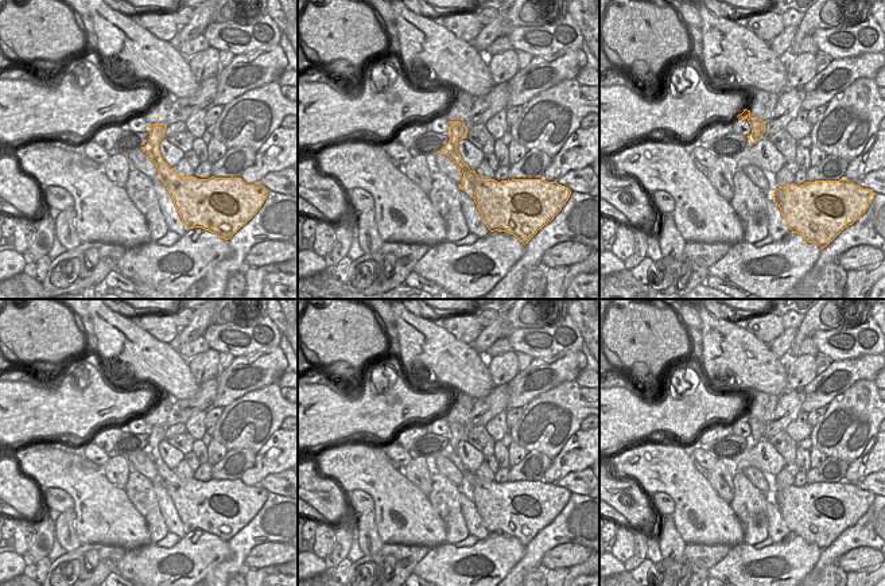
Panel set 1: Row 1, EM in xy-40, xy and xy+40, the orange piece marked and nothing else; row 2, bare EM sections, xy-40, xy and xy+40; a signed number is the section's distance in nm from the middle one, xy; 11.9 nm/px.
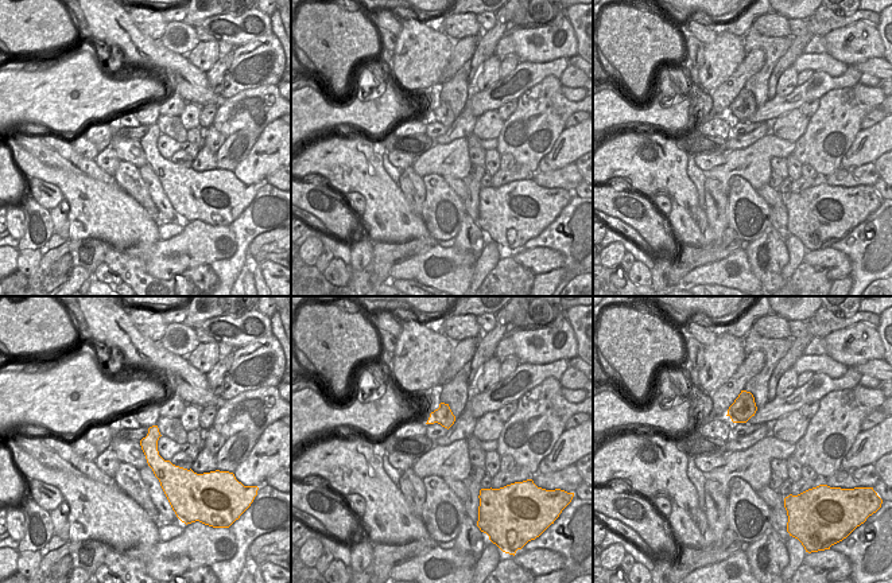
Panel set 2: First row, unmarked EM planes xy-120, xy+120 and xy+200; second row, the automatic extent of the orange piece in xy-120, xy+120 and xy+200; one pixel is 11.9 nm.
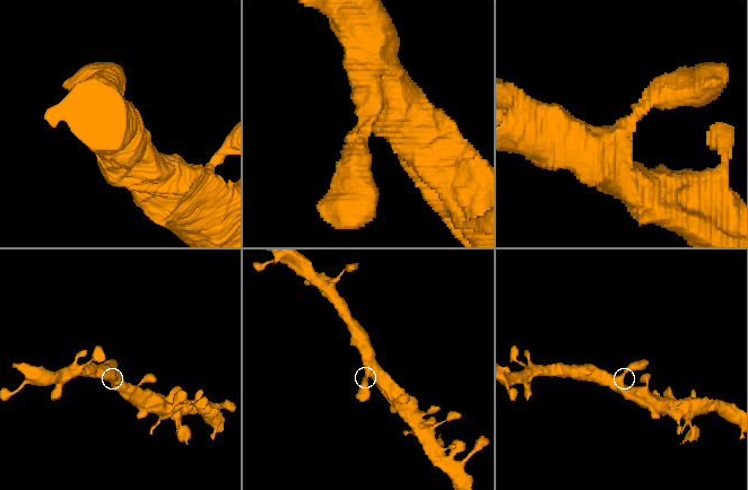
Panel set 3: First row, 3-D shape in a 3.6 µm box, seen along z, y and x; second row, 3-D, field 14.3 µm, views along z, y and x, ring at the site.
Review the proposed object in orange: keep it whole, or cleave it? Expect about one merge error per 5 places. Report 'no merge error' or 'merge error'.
no merge error

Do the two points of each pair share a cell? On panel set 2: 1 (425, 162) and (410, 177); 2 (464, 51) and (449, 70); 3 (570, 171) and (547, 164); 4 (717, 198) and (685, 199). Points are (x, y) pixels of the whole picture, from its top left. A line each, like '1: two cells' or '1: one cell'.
1: two cells
2: one cell
3: two cells
4: two cells

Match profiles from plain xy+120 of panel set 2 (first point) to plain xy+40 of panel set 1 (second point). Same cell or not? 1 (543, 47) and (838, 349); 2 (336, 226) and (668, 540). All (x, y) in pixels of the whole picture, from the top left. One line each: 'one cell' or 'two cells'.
1: one cell
2: two cells

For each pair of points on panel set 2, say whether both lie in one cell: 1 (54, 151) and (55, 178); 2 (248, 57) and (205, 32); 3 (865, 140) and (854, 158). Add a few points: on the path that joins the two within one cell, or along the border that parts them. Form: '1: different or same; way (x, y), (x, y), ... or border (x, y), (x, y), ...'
1: different; border (27, 152), (47, 164), (69, 167), (86, 175)
2: different; border (264, 35), (235, 46)
3: same; way (865, 144), (858, 154)

